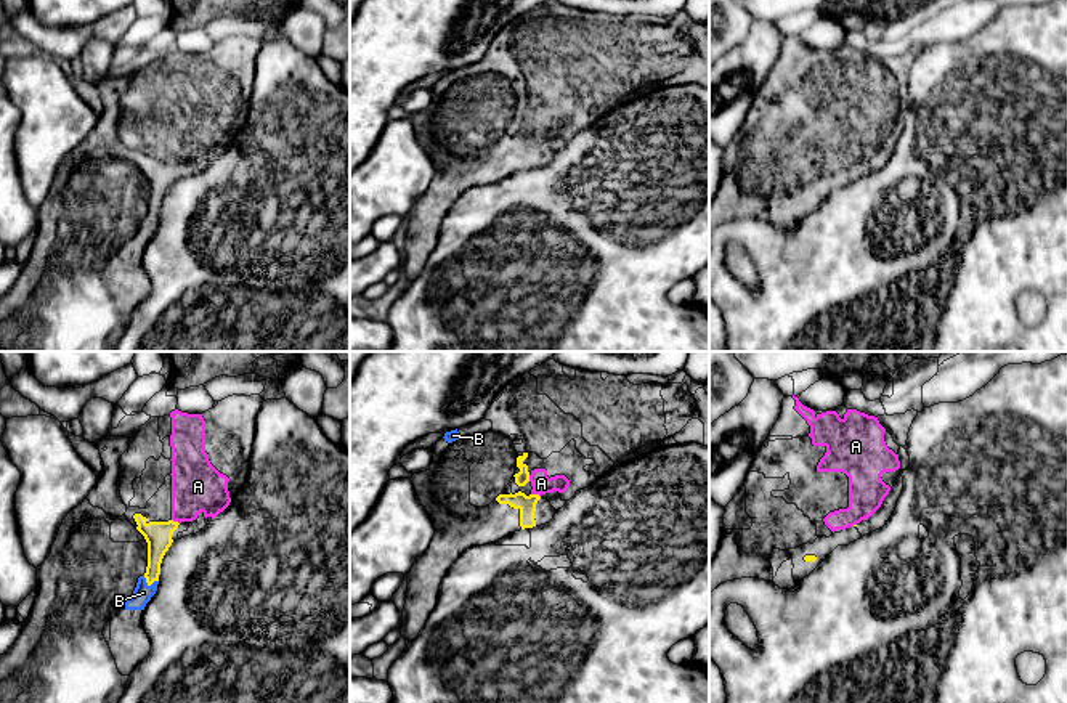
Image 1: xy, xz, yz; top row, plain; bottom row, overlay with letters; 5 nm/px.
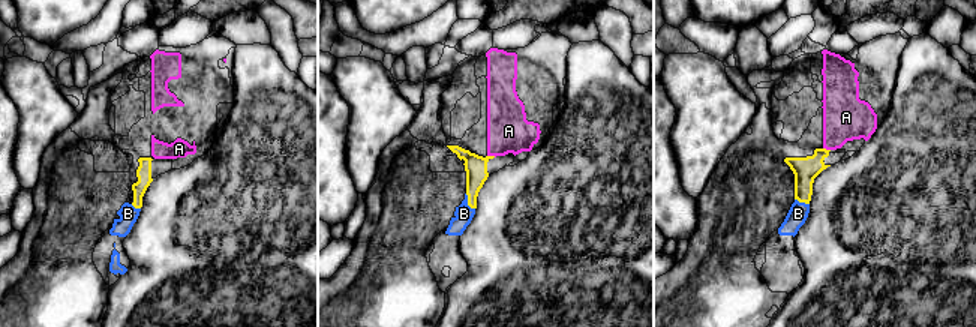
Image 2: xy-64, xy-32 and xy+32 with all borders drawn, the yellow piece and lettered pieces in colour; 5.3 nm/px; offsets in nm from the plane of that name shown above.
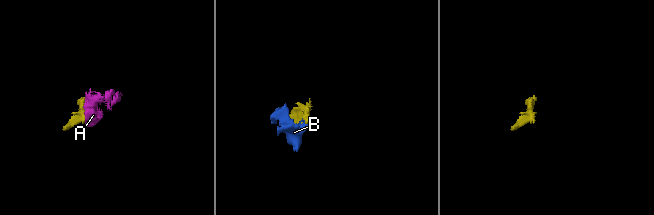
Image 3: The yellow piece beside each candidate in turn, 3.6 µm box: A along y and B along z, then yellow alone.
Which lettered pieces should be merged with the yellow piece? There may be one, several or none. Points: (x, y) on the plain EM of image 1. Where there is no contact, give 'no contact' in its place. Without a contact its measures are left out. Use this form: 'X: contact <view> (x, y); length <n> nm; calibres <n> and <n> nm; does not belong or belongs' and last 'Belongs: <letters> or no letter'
A: contact xz (536, 135); length 50 nm; calibres 90 and 100 nm; belongs
B: contact xy (150, 225); length 90 nm; calibres 130 and 90 nm; belongs
Belongs: A, B

